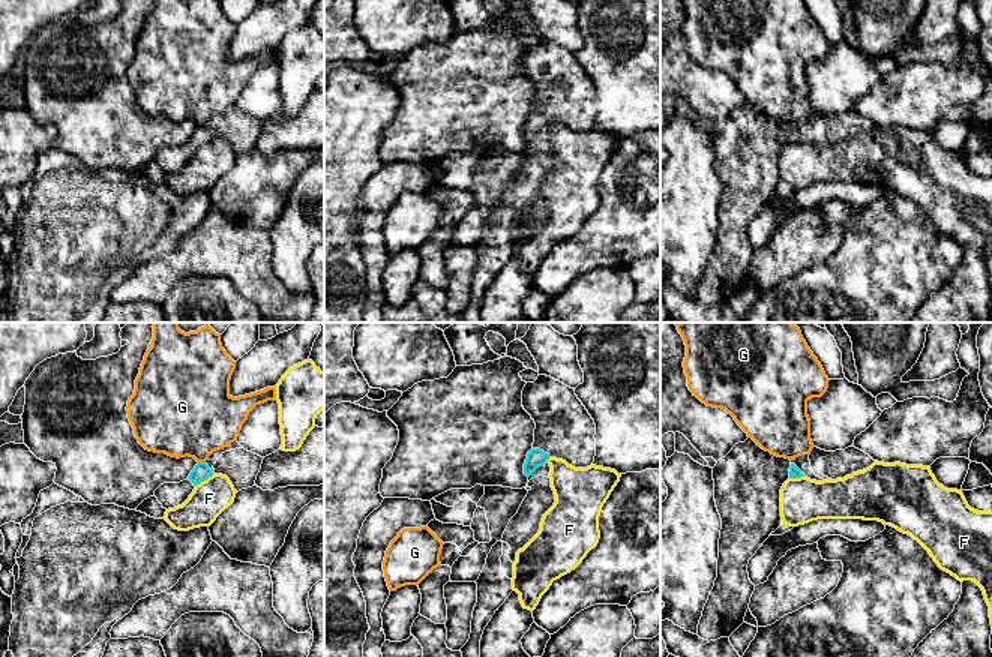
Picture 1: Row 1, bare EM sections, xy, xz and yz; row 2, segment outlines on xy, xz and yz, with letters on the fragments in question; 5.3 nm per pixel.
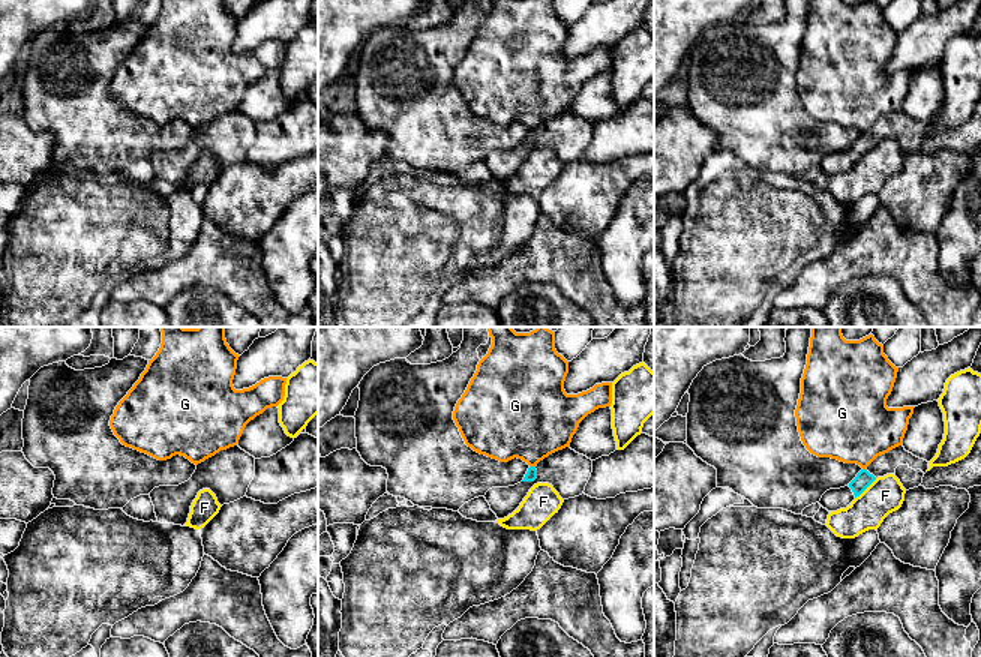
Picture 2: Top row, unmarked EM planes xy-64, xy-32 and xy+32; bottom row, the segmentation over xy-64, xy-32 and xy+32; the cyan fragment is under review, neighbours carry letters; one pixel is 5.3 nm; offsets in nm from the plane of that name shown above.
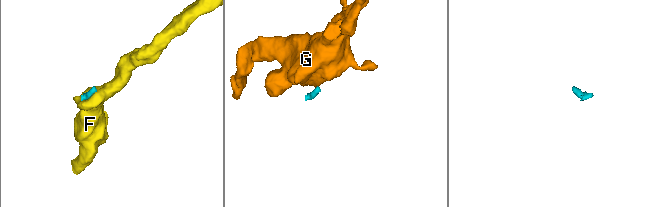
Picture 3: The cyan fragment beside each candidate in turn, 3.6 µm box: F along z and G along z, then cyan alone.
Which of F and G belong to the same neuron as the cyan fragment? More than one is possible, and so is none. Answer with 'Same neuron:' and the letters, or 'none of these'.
Same neuron: none of these

